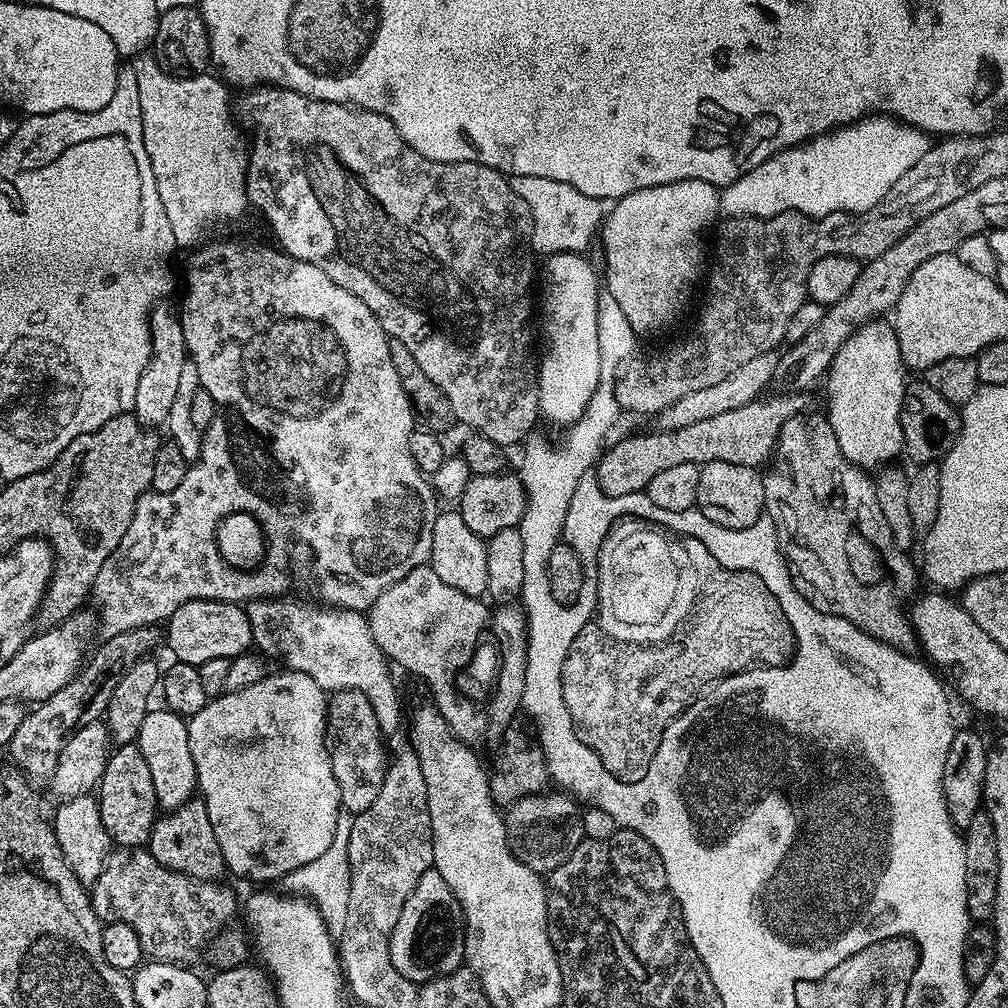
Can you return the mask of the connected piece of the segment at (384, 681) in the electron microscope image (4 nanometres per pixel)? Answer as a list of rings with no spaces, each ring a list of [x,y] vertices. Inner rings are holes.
[[[288,599],[253,600],[247,605],[254,644],[257,649],[261,648],[261,653],[269,652],[291,671],[314,678],[328,694],[354,690],[366,694],[369,700],[372,690],[378,698],[398,692],[398,685],[392,681],[390,661],[374,642],[365,613]]]

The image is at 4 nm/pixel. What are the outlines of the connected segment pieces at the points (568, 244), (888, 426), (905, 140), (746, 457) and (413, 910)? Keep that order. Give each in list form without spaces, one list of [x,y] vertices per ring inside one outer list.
[[[529,176],[511,177],[512,189],[514,194],[518,194],[518,198],[522,198],[522,202],[526,202],[526,206],[530,206],[530,214],[532,215],[532,234],[530,243],[533,253],[539,254],[541,257],[547,258],[558,254],[559,252],[578,252],[587,253],[589,250],[588,243],[595,241],[598,236],[598,229],[602,224],[602,208],[601,201],[595,200],[592,196],[582,194],[582,190],[574,190],[574,186],[566,186],[566,182],[554,182],[550,178],[530,178]]]
[[[877,318],[868,321],[858,328],[854,335],[846,338],[834,354],[832,366],[826,373],[828,380],[828,413],[826,419],[838,438],[838,446],[848,461],[855,464],[857,468],[865,470],[879,469],[893,463],[896,455],[904,452],[904,435],[902,434],[902,402],[904,401],[904,390],[906,387],[906,369],[902,350],[898,346],[896,329],[887,319]]]
[[[880,116],[861,118],[855,124],[846,124],[842,128],[823,132],[820,136],[795,144],[793,148],[784,148],[774,154],[762,166],[750,170],[732,184],[723,185],[720,192],[720,212],[725,217],[733,216],[777,216],[783,212],[800,212],[804,216],[819,218],[835,212],[865,212],[879,204],[885,194],[926,154],[930,140],[919,129],[907,126],[894,118]]]
[[[776,394],[769,400],[757,398],[751,400],[746,406],[730,410],[726,414],[714,414],[714,418],[706,418],[702,422],[694,422],[694,426],[682,426],[681,428],[665,428],[663,430],[651,430],[652,432],[640,432],[637,436],[628,436],[620,440],[616,445],[604,449],[603,455],[597,460],[594,467],[594,475],[600,483],[601,490],[606,495],[621,496],[622,494],[634,494],[644,492],[647,489],[650,478],[661,470],[667,470],[670,466],[682,466],[682,462],[708,464],[711,460],[729,460],[738,462],[751,468],[764,466],[767,460],[773,459],[776,451],[776,439],[780,436],[782,426],[791,416],[797,415],[797,397],[792,394]]]
[[[430,867],[422,878],[418,878],[418,886],[406,898],[406,906],[402,906],[402,914],[398,914],[398,926],[394,926],[394,934],[390,934],[390,962],[394,962],[394,970],[402,974],[417,986],[423,986],[436,976],[445,976],[457,972],[465,963],[464,958],[464,911],[450,886],[446,886],[446,878],[438,874],[436,867]]]

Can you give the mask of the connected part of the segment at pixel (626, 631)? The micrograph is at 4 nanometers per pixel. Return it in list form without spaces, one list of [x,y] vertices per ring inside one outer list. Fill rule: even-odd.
[[[632,518],[620,520],[609,530],[602,542],[597,574],[598,620],[605,636],[621,640],[624,646],[633,641],[655,646],[677,635],[698,595],[692,556],[679,542],[667,528]]]

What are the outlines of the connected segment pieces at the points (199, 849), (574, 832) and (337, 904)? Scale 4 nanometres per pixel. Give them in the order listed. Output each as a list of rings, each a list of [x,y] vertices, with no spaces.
[[[193,798],[182,806],[165,811],[153,826],[146,847],[158,862],[162,862],[162,866],[178,874],[199,880],[220,880],[225,875],[222,846],[218,846],[214,826],[210,826],[210,814],[203,798]]]
[[[545,790],[536,793],[535,796],[515,800],[513,804],[507,805],[504,816],[504,827],[508,830],[508,846],[512,849],[512,855],[518,857],[525,866],[537,874],[551,874],[555,868],[562,866],[566,862],[566,858],[570,858],[570,854],[574,854],[574,850],[580,845],[581,840],[585,839],[581,805],[563,791],[552,791]]]
[[[341,811],[340,817],[336,820],[336,833],[334,842],[330,842],[330,850],[326,850],[326,854],[322,854],[319,858],[314,858],[314,862],[306,862],[306,866],[298,866],[298,870],[281,876],[278,881],[279,887],[285,893],[305,897],[315,904],[334,938],[339,938],[342,930],[346,930],[346,913],[350,907],[348,843],[350,842],[352,817],[353,813]]]

